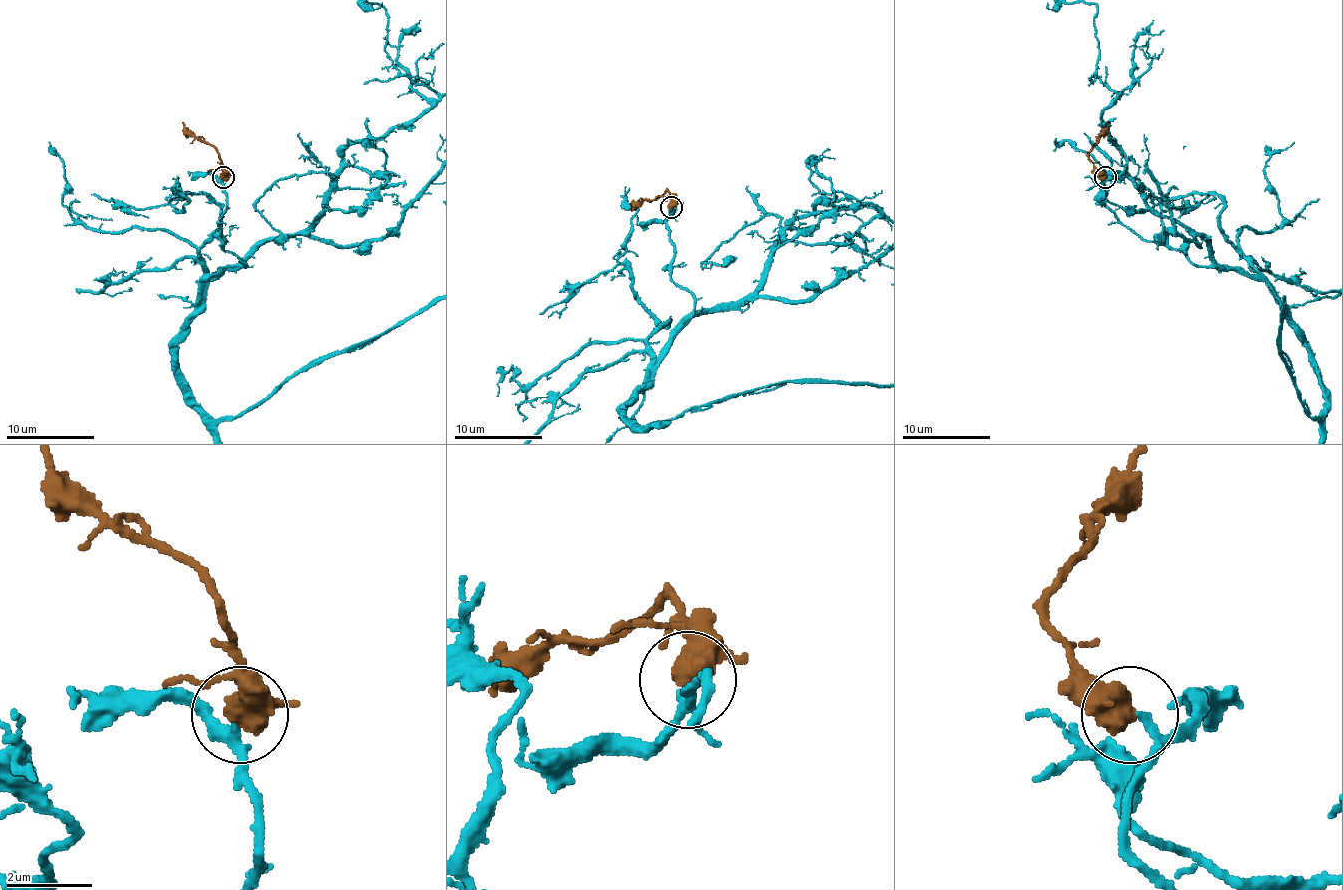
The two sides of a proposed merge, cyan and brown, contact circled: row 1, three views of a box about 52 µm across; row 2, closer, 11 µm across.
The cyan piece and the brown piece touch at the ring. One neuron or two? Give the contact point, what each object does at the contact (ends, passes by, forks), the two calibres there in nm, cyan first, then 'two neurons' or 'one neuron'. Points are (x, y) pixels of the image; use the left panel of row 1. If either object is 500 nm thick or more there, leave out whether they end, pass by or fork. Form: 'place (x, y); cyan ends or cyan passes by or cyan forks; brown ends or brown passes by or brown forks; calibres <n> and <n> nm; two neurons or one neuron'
place (223, 177); cyan passes by; brown passes by; calibres 140 and 480 nm; one neuron

